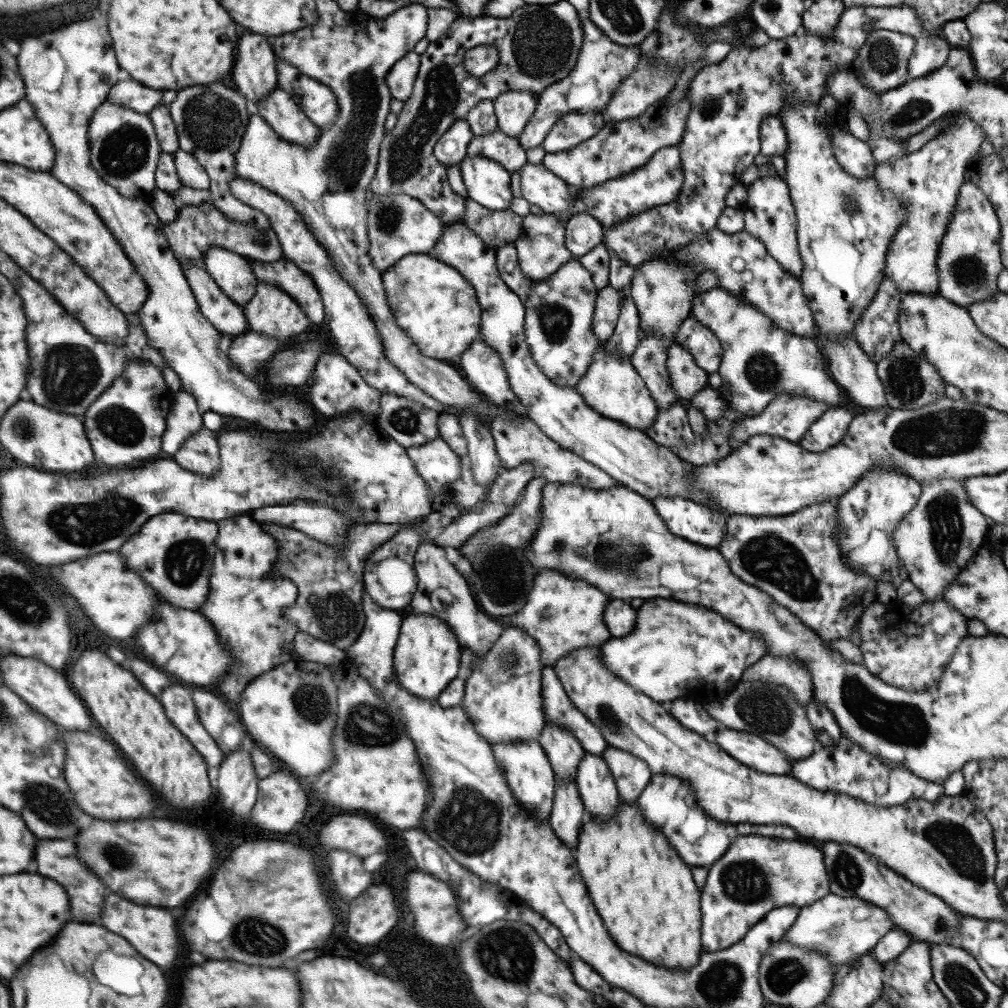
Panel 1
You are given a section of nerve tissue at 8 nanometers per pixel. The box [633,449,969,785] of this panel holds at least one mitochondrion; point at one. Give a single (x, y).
(902, 723)

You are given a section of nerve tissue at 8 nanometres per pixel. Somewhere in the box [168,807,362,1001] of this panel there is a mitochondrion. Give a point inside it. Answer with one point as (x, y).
(253, 936)

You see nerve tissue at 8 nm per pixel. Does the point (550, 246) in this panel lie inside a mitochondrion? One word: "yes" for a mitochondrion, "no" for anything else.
yes

